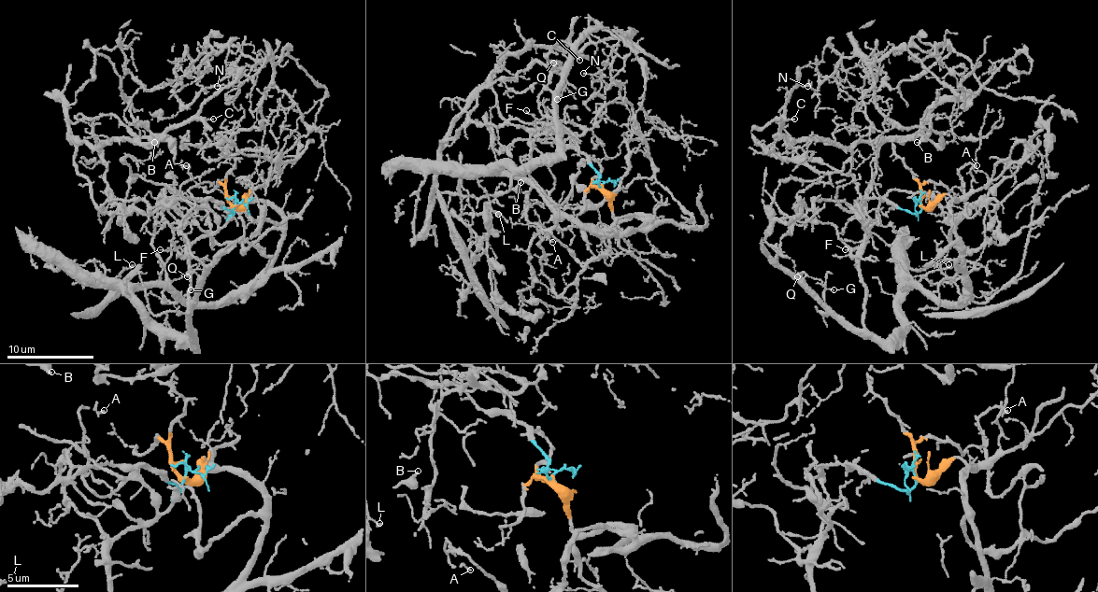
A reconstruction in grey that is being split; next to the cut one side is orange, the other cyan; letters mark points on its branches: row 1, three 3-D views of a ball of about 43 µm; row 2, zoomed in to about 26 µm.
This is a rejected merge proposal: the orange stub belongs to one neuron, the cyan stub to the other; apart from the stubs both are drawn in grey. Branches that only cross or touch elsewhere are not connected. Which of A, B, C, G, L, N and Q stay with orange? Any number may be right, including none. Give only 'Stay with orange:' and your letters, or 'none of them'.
Stay with orange: A, G, L, Q

